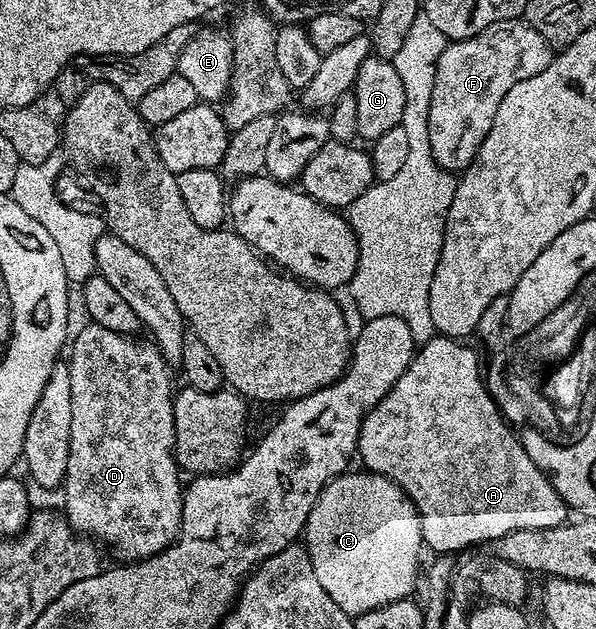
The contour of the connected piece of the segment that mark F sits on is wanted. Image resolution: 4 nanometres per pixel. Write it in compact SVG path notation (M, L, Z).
M520 18L499 21L475 37L450 42L437 62L429 110L429 140L437 164L445 171L464 172L479 153L483 137L491 133L499 101L519 81L543 73L554 54L543 33Z

